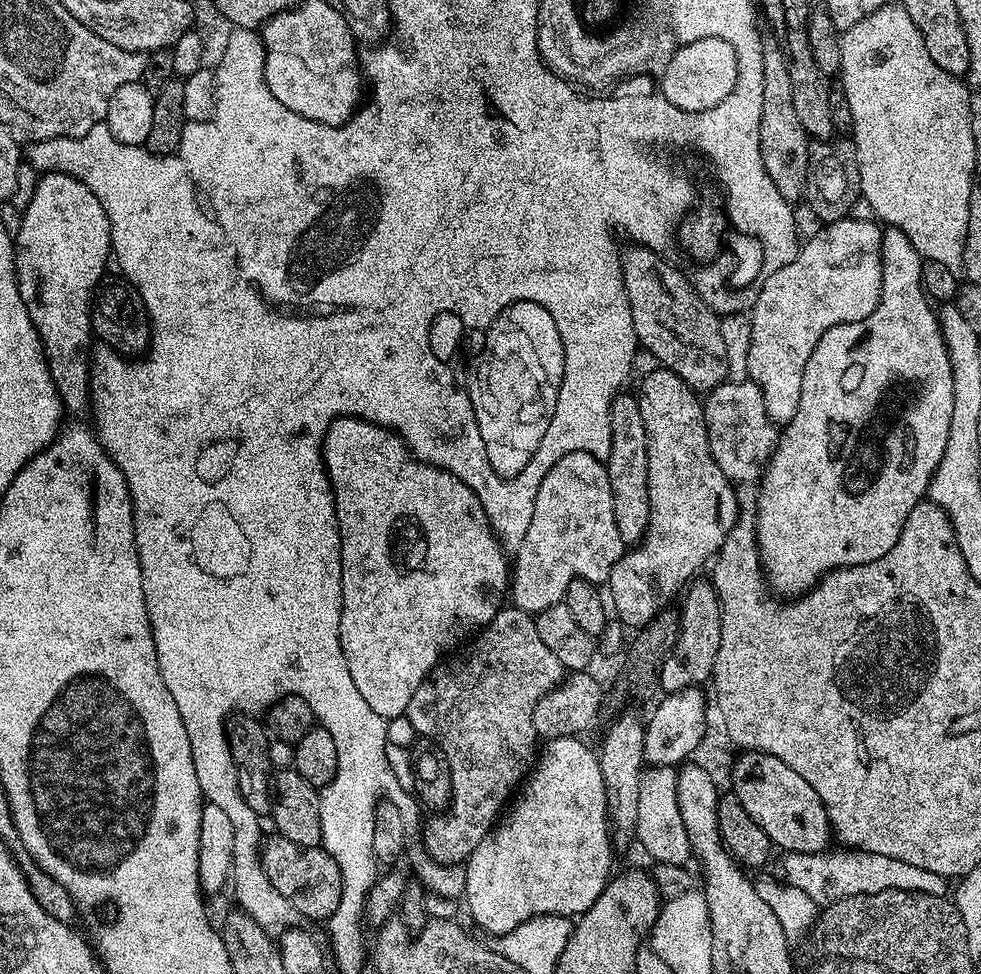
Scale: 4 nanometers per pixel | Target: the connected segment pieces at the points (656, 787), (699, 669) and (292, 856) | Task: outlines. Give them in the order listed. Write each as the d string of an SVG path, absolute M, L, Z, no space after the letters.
M652 766L643 773L638 794L638 822L635 839L656 861L664 856L661 864L687 865L692 856L692 847L686 838L686 826L682 826L682 814L678 814L677 769L672 766Z
M707 579L699 580L687 585L683 593L684 601L678 604L680 633L674 642L672 653L665 656L660 671L659 687L664 688L665 693L700 688L712 679L714 658L718 658L718 642L722 640L722 614L720 599L716 597L716 591L712 589L711 583Z
M272 834L263 841L260 849L260 864L264 867L266 878L286 902L290 902L293 913L309 916L312 920L327 921L340 901L342 894L342 874L330 858L330 854L320 846L303 848L290 842L284 836Z

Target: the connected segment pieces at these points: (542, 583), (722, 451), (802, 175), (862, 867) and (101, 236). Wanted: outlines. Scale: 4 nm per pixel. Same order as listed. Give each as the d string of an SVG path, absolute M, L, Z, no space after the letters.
M590 452L566 454L558 458L546 478L542 478L542 486L538 486L530 530L526 530L526 538L522 538L522 546L515 549L514 559L510 564L511 603L523 612L535 614L561 603L570 582L585 580L597 586L607 585L610 570L614 570L625 551L622 534L618 534L618 522L614 522L614 498L605 461L599 460Z
M752 380L727 381L707 393L704 405L706 434L710 442L710 454L718 462L718 470L726 474L733 485L756 484L764 475L764 467L776 448L777 425L766 414L766 402L762 402L762 390Z
M768 42L762 54L762 112L760 122L760 153L762 166L778 194L789 202L796 202L805 195L807 158L810 138L798 122L794 110L794 86L790 86L788 60L779 44Z
M843 849L840 852L830 854L829 851L811 852L802 854L801 852L789 852L783 855L784 868L783 876L785 881L798 890L802 890L807 897L810 897L817 906L825 908L833 900L841 900L846 897L854 897L858 894L882 893L888 889L906 890L907 892L930 894L931 896L945 896L949 893L950 884L947 877L940 874L931 873L930 870L919 869L910 862L899 861L896 858L885 857L882 854L875 854L869 851L857 851L856 849Z
M59 170L48 172L45 176L41 175L36 181L34 198L30 198L30 206L22 210L24 216L20 220L20 225L14 228L14 247L16 249L16 281L18 290L22 294L22 302L26 302L26 310L34 322L34 326L40 331L40 341L44 347L44 354L48 358L48 369L52 375L52 381L56 383L56 393L59 394L63 407L72 412L80 412L89 407L90 404L90 351L88 347L94 344L94 333L92 330L92 313L94 311L94 293L100 281L105 279L106 272L104 267L108 264L108 251L114 248L114 225L108 221L106 210L102 210L102 202L92 191L87 188L83 180L75 175Z

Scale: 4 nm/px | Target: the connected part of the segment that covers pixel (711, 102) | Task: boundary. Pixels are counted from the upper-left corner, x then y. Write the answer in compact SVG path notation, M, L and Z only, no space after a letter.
M700 38L687 43L668 60L658 80L660 91L671 109L687 114L695 109L709 113L731 97L737 84L737 53L735 45L720 38Z

